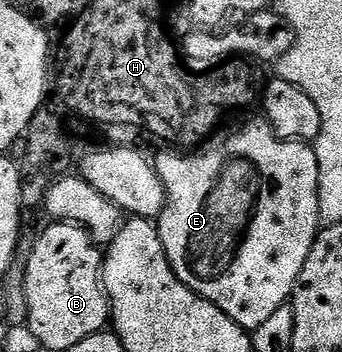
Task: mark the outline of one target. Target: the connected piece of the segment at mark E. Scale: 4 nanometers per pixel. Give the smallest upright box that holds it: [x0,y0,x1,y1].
[155,118,321,330]

